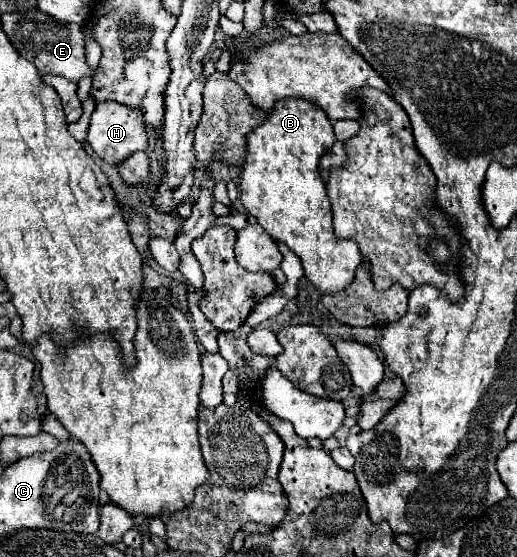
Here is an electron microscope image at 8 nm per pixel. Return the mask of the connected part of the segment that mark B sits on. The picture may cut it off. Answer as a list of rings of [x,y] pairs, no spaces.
[[[300,97],[276,101],[258,129],[246,137],[246,161],[240,169],[240,201],[248,213],[270,233],[284,241],[302,261],[310,283],[322,293],[336,293],[350,285],[360,265],[360,251],[354,241],[338,239],[332,229],[332,209],[326,185],[318,173],[318,161],[336,141],[328,115]]]

